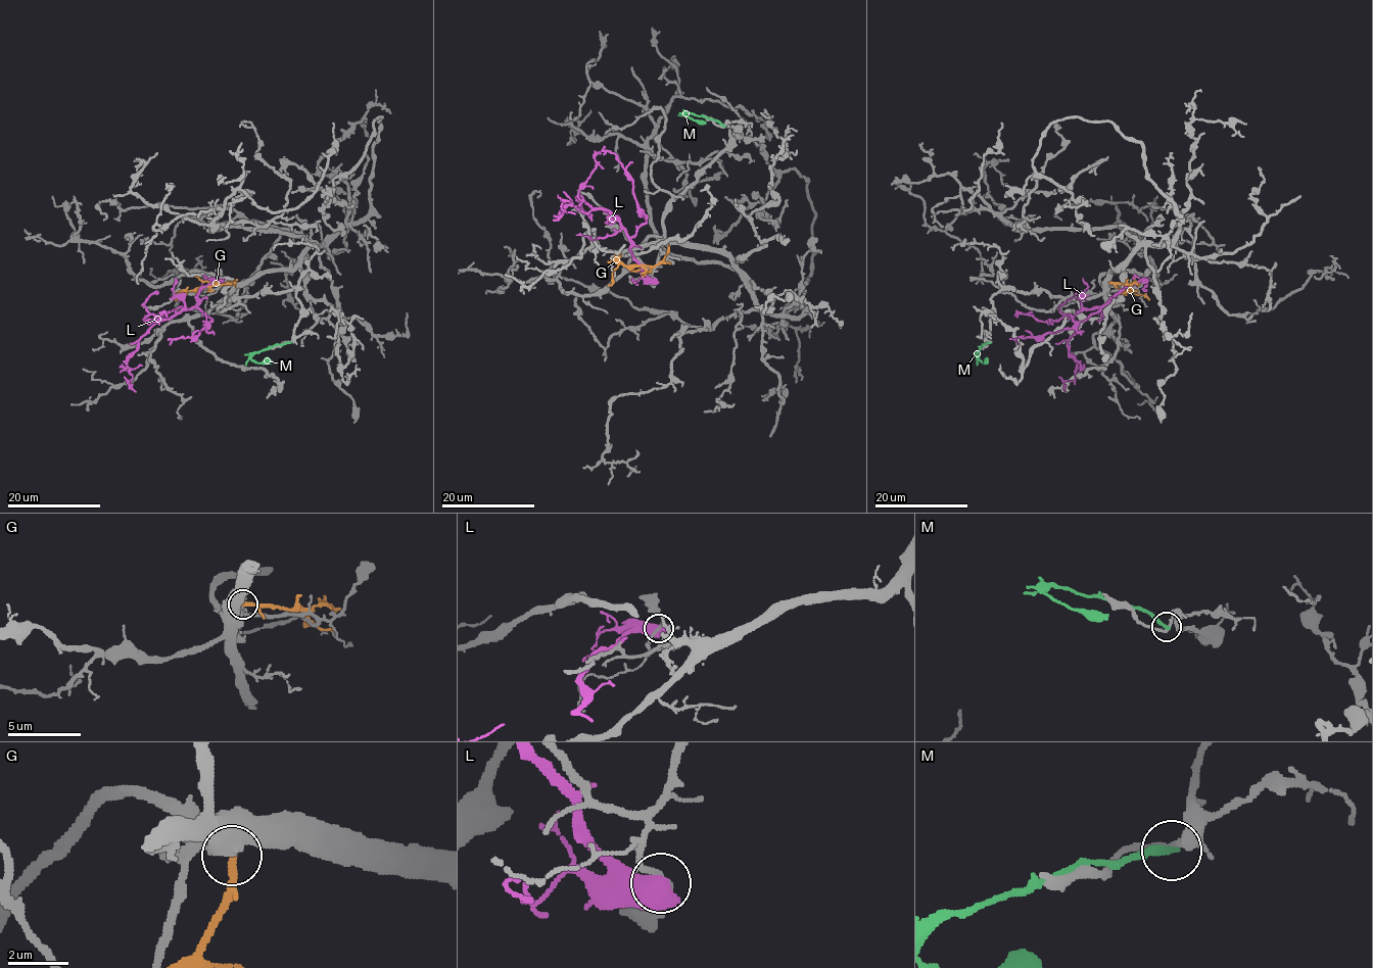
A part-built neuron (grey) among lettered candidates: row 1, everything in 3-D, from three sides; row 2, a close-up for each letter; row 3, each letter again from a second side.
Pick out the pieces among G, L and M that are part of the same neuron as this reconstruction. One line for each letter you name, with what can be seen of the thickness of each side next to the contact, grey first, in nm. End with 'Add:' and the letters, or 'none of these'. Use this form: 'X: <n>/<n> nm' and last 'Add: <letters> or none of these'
Add: none of these

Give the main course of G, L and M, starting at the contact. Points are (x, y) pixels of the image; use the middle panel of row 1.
G: (668, 245), (667, 255), (654, 265), (619, 263), (612, 273), (612, 283), (608, 286)
L: (655, 280), (609, 211), (584, 213), (569, 204), (561, 215), (562, 199), (569, 201)
M: (724, 126), (715, 120), (684, 114), (705, 124)

